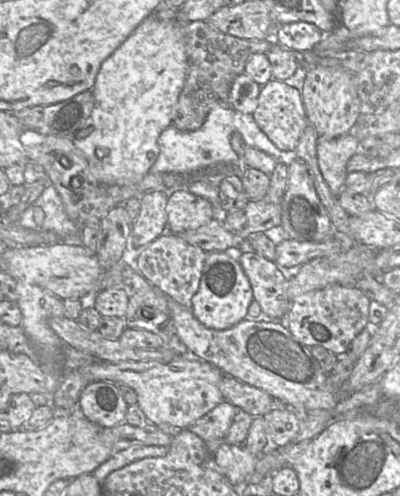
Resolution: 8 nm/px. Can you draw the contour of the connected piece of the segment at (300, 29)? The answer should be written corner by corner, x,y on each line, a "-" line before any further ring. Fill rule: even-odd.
295,22
283,24
277,33
277,42
291,50
311,50
325,36
323,31
311,23

